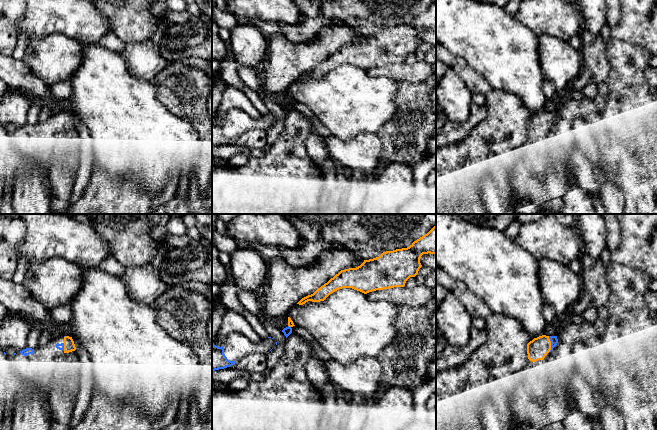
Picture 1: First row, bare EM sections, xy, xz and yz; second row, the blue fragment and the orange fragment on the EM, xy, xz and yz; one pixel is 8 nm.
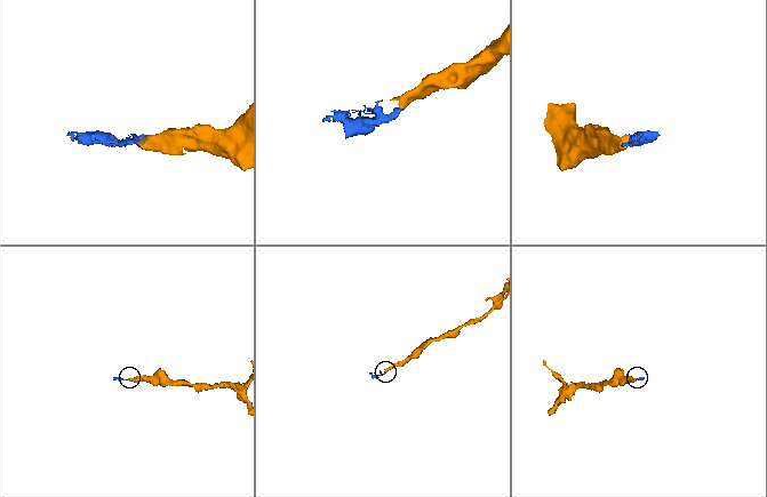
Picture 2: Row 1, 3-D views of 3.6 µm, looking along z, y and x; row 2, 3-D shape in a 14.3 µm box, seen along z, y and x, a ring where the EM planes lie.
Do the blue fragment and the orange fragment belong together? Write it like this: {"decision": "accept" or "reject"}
{"decision": "accept"}

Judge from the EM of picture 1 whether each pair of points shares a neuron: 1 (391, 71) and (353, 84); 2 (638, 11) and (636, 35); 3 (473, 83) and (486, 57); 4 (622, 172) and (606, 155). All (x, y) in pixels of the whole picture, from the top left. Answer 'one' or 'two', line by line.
1: two
2: one
3: two
4: one

